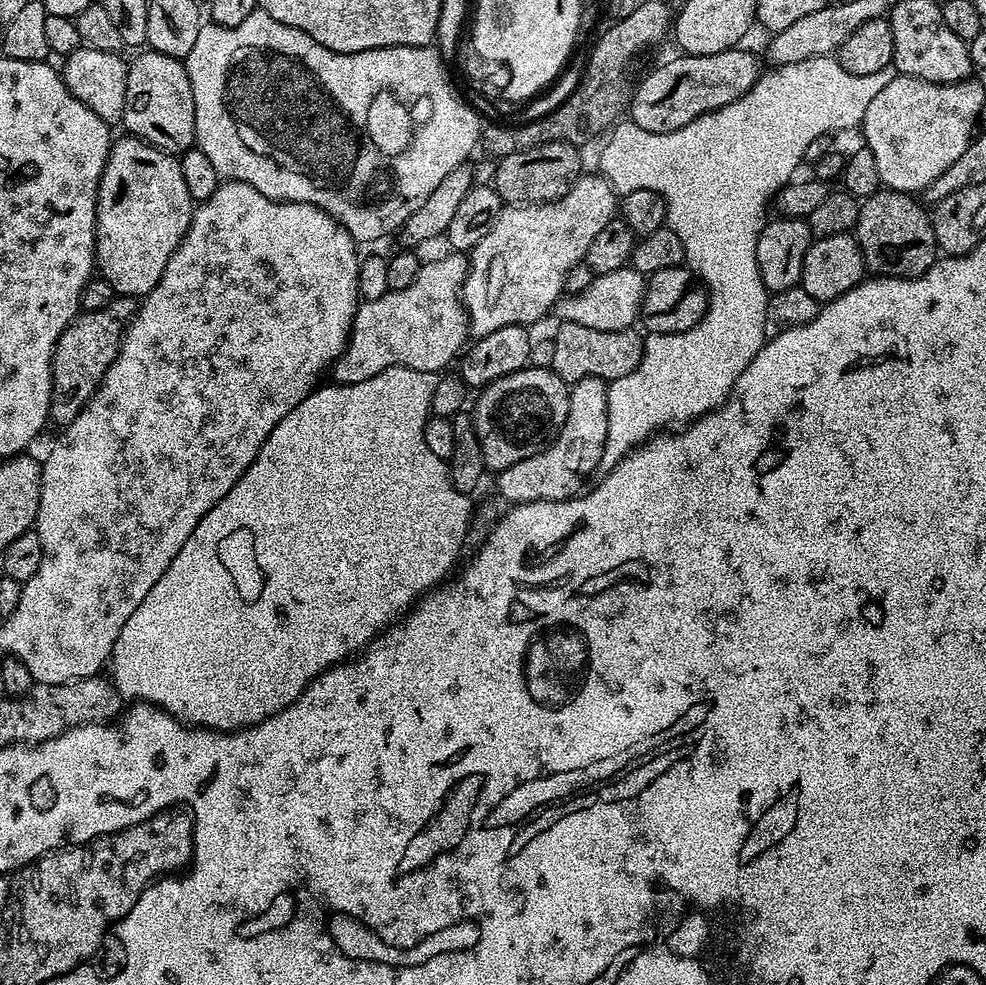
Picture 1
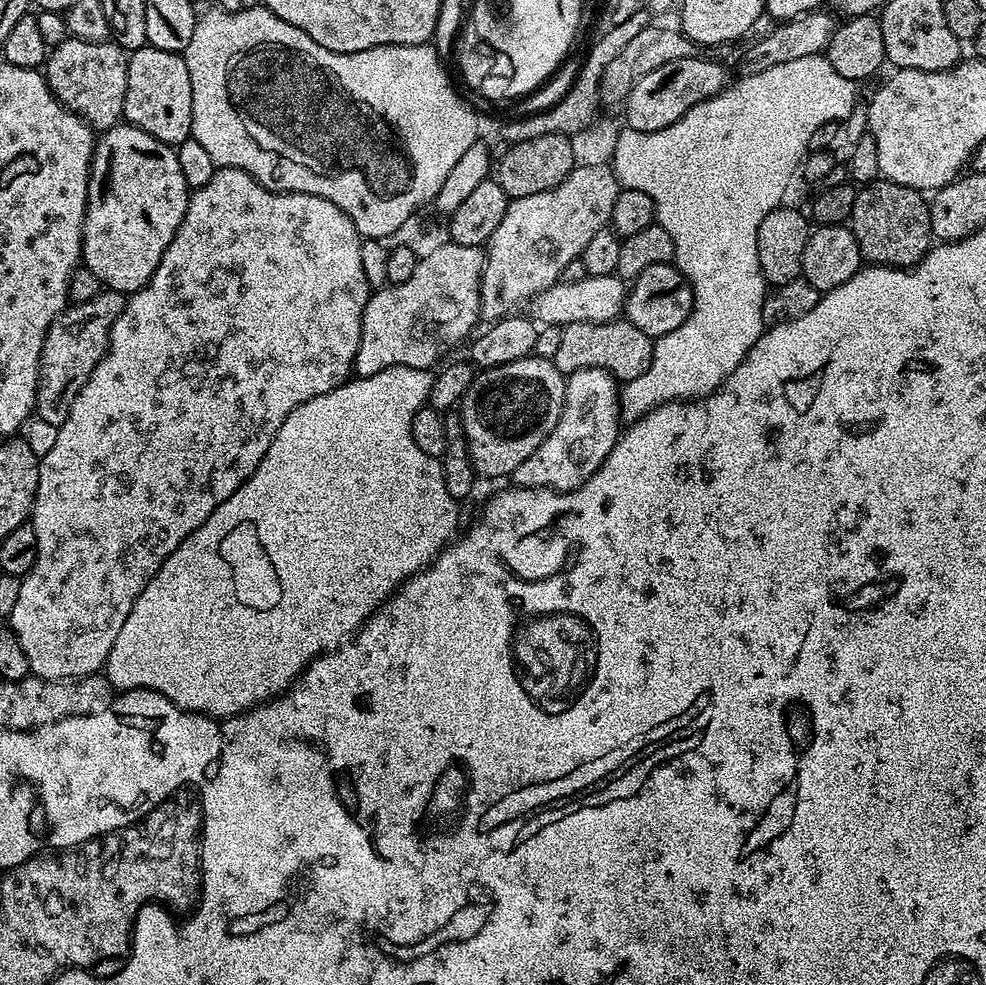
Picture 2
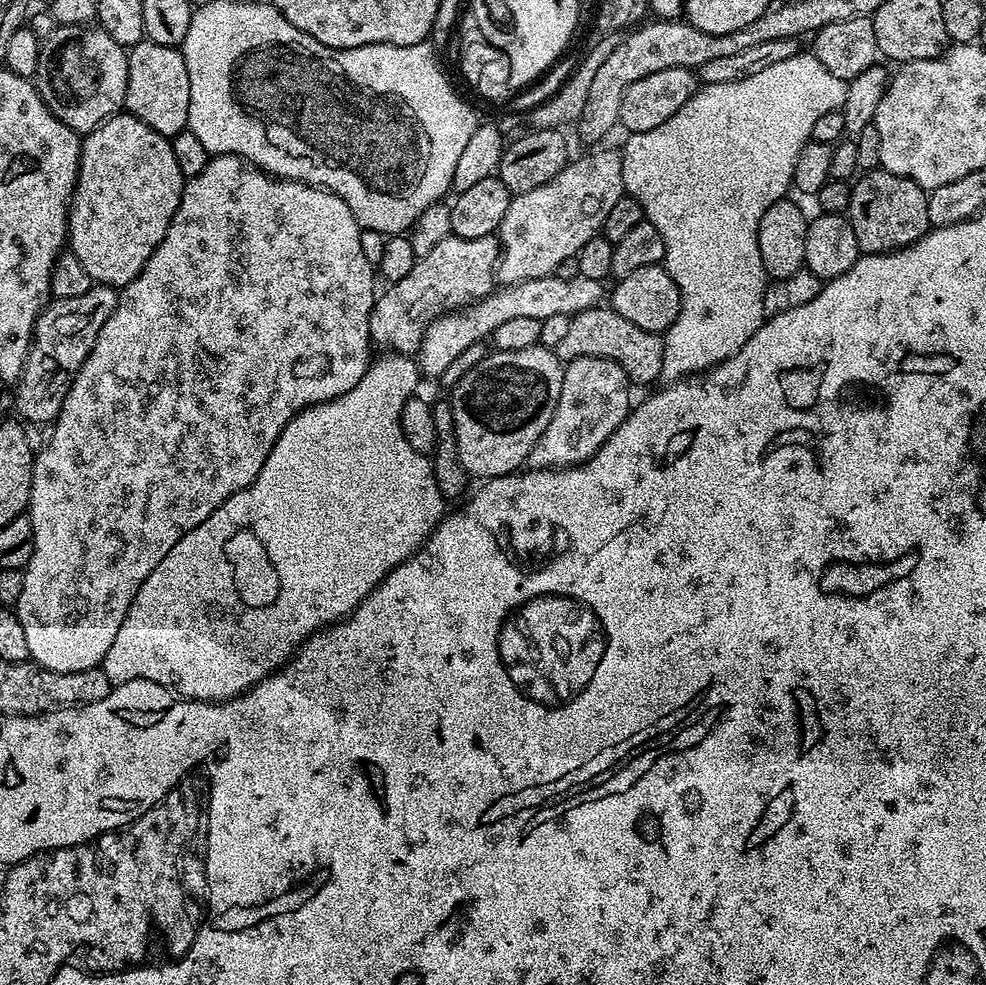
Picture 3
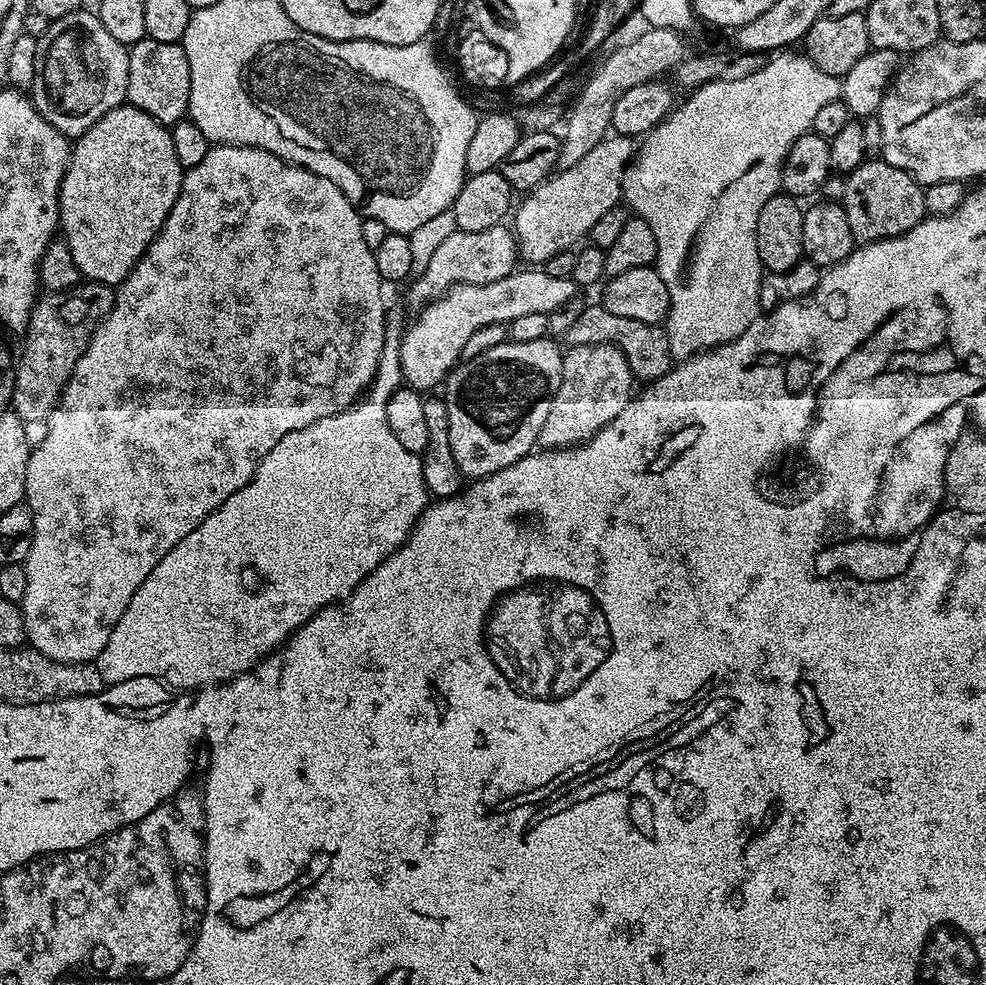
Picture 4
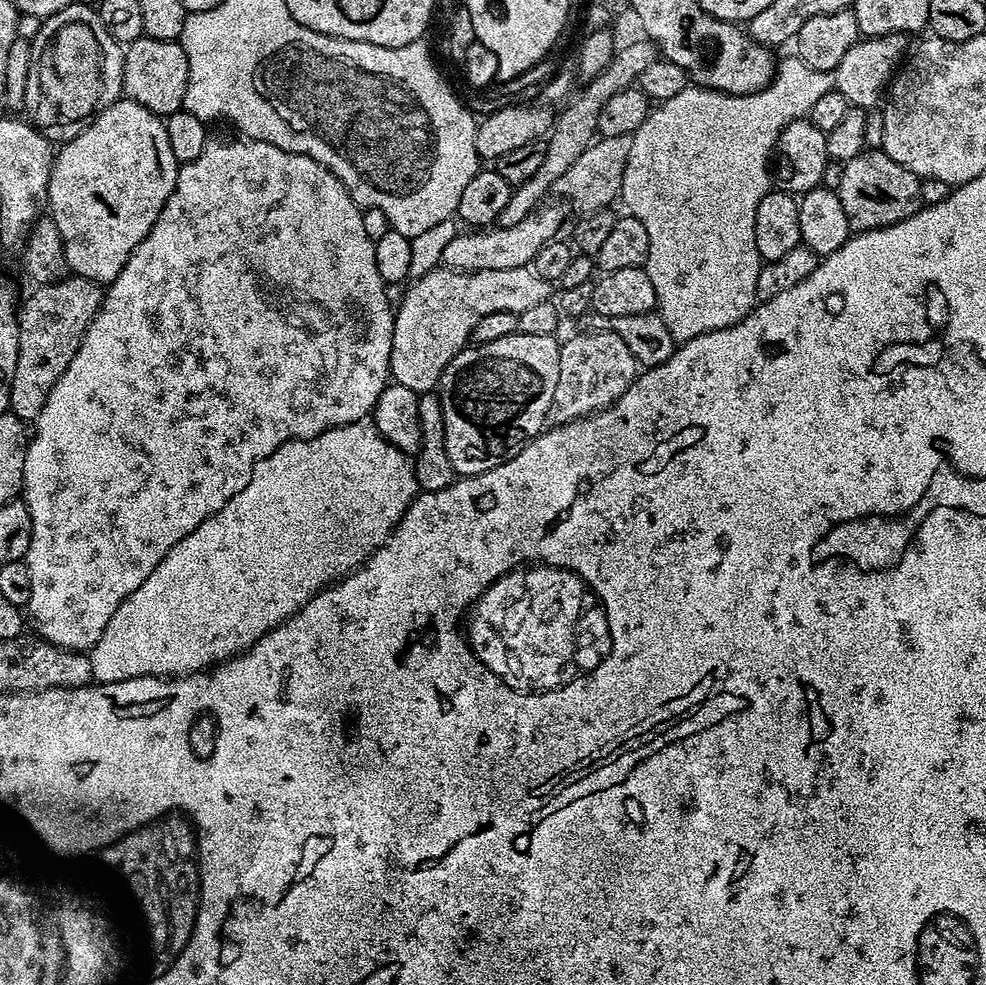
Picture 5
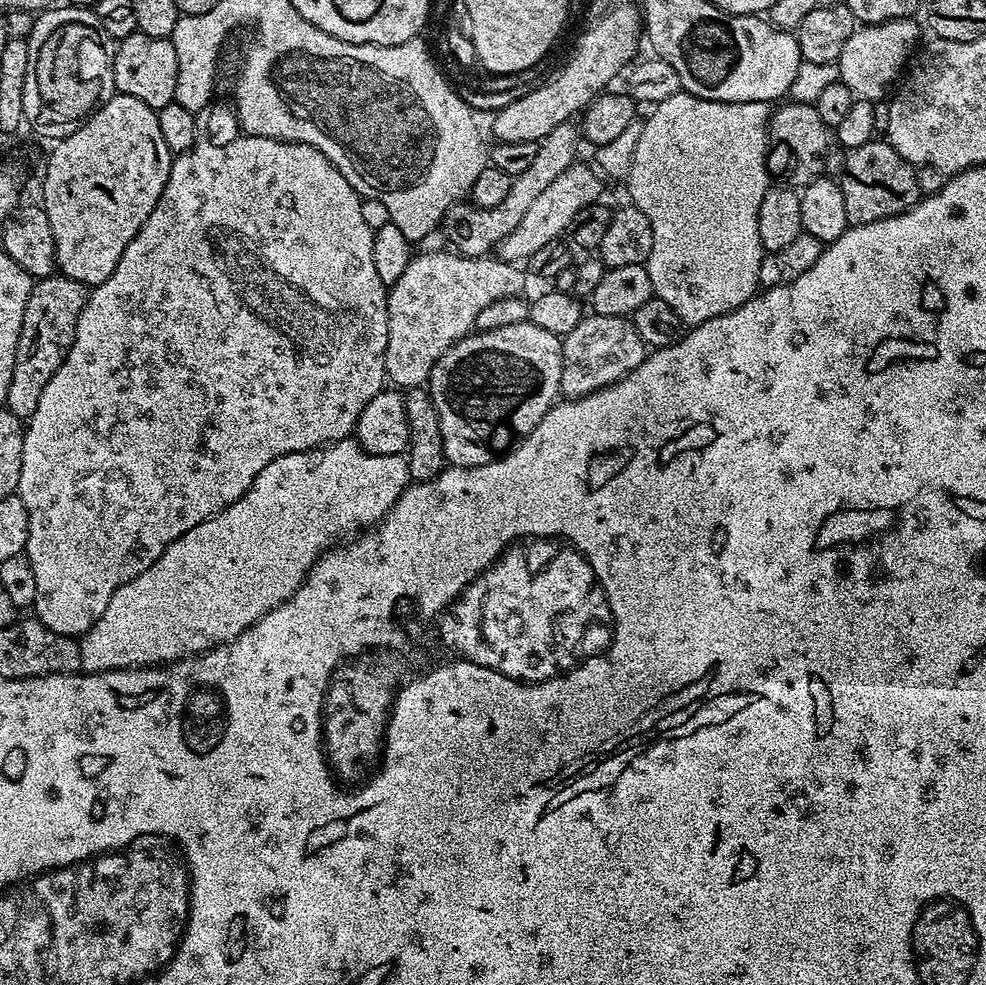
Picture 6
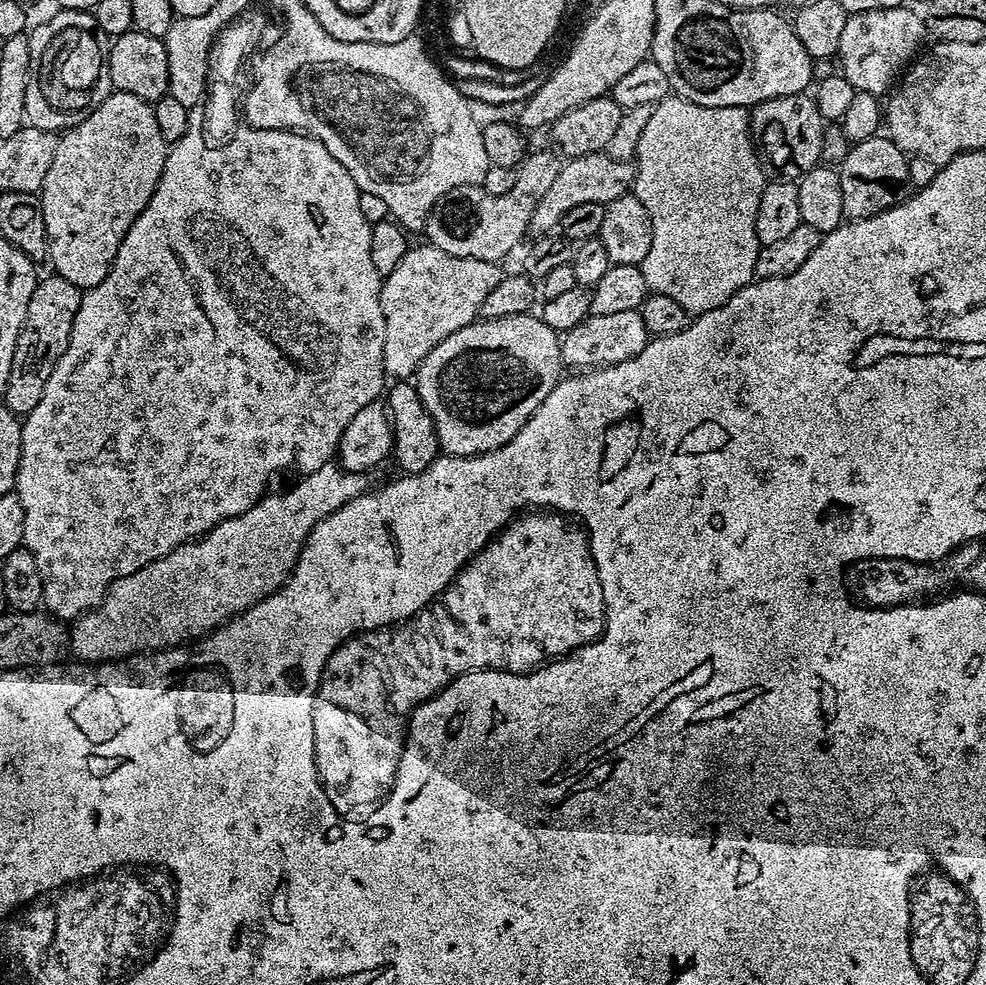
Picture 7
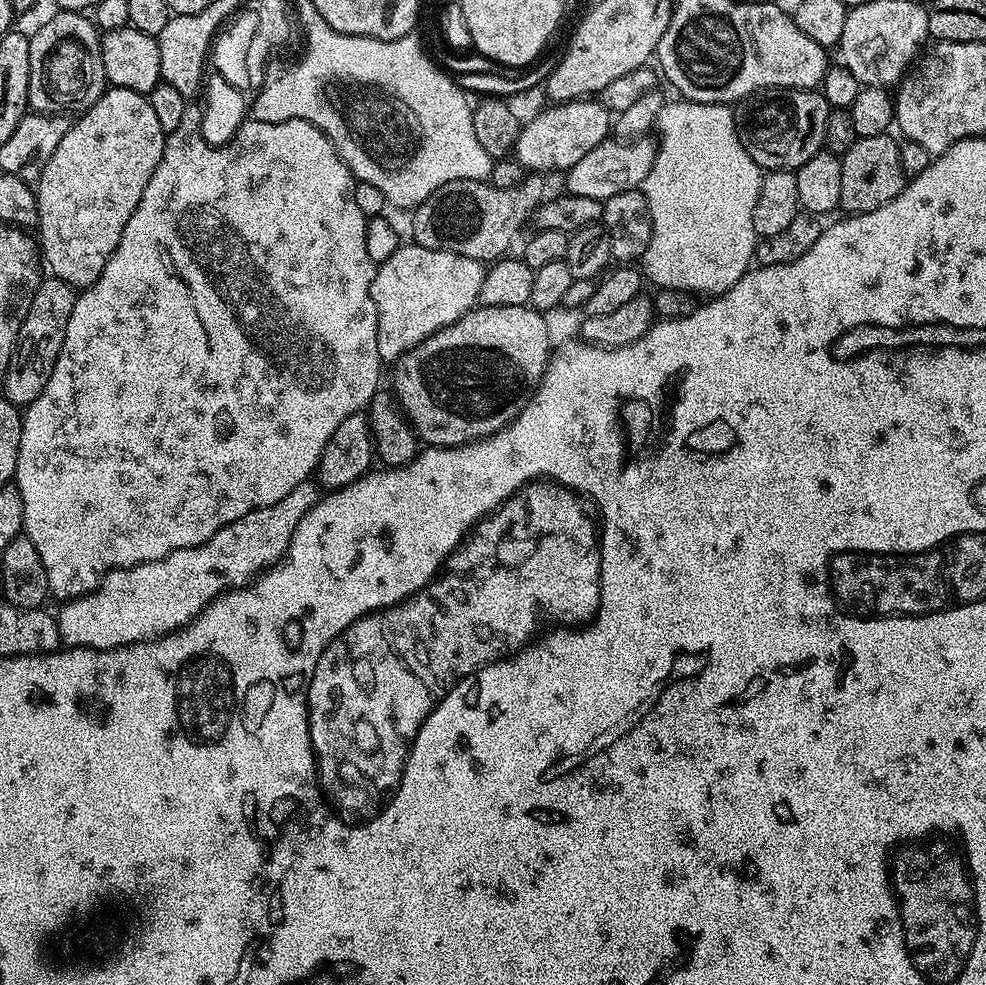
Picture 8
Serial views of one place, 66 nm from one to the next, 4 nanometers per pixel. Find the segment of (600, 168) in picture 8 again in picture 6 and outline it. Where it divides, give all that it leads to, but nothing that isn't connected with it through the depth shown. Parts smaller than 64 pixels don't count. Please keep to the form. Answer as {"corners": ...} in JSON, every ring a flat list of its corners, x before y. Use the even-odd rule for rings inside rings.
{"corners":[[583,162,571,164,566,170,562,170,562,174,558,174,558,178,554,178,554,182,550,182,550,186,546,186,546,190,542,190,539,198,527,208,522,222,518,222,518,226,514,226,514,230,500,243,499,259,509,262,527,262,540,247,546,246,546,242,561,239,571,229,572,219,574,214,578,214,578,210,595,204,601,199,601,173,591,163,588,164]]}

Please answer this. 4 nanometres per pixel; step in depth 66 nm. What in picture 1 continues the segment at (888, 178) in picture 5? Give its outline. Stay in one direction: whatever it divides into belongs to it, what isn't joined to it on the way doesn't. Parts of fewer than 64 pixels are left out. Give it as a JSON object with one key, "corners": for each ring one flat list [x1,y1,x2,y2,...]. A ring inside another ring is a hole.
{"corners":[[881,187,872,196,865,197,854,235,864,255,865,269,877,276,920,276,938,259,929,209,915,195,906,192]]}

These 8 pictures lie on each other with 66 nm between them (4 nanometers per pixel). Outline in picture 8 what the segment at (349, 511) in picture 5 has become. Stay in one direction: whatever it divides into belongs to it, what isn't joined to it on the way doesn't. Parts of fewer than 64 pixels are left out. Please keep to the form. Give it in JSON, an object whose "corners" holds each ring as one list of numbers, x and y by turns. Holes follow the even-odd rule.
{"corners":[[305,482,286,494,282,502,274,502,274,506,259,508,238,518,238,522,218,530,214,538,198,546,174,550,166,554,166,558,152,560,149,564,115,568,101,579,99,588,59,605,60,612,55,613,55,618,61,645,65,648,121,648,127,644,141,644,144,640,159,640,162,636,185,628,210,601,220,597,220,593,251,584,264,569,276,564,288,549,298,522,315,506,317,499,317,485]]}

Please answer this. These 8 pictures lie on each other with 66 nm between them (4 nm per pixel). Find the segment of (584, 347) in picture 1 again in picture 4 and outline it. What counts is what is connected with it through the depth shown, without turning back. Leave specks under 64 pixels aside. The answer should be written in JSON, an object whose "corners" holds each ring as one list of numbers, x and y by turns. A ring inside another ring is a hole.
{"corners":[[589,303,575,323,570,326,566,335,571,346,590,346,591,344,612,344,626,358,633,377,640,382,651,382,662,378,673,366,670,354,670,338,667,327,646,322,634,322,634,318,618,318,618,314,610,314,603,303]]}

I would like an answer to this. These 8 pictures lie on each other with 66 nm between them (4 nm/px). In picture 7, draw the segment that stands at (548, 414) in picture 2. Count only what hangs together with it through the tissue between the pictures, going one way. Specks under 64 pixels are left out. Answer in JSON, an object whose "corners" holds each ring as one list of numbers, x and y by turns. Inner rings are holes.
{"corners":[[532,312,493,320,477,318,462,326,462,330,454,330,450,338,442,338,442,342,422,358,414,373,418,398,434,422,440,452,445,456,477,456,510,442,562,378,560,342,558,332]]}

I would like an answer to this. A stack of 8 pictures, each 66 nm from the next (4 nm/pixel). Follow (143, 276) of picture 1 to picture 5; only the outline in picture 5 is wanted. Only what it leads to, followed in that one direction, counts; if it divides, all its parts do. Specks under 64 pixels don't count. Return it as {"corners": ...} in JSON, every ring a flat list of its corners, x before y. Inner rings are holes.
{"corners":[[127,98,116,100,106,110,97,112,96,117,73,140,63,141,52,158,46,208,47,211,52,211,49,213,54,226,58,226,58,234,62,238,62,250,66,254,69,273,73,276,81,276,87,280,92,280,101,286,107,286,112,283,114,278,118,278,118,274,122,274,122,266,126,266,126,262,132,251,138,246,138,242,142,242,142,238,146,238,146,234,150,234,154,222,158,222,158,214,162,214,162,206,166,206,179,173,176,159,170,150,170,142,166,138,164,120,154,115,150,110,146,110,146,106]]}

